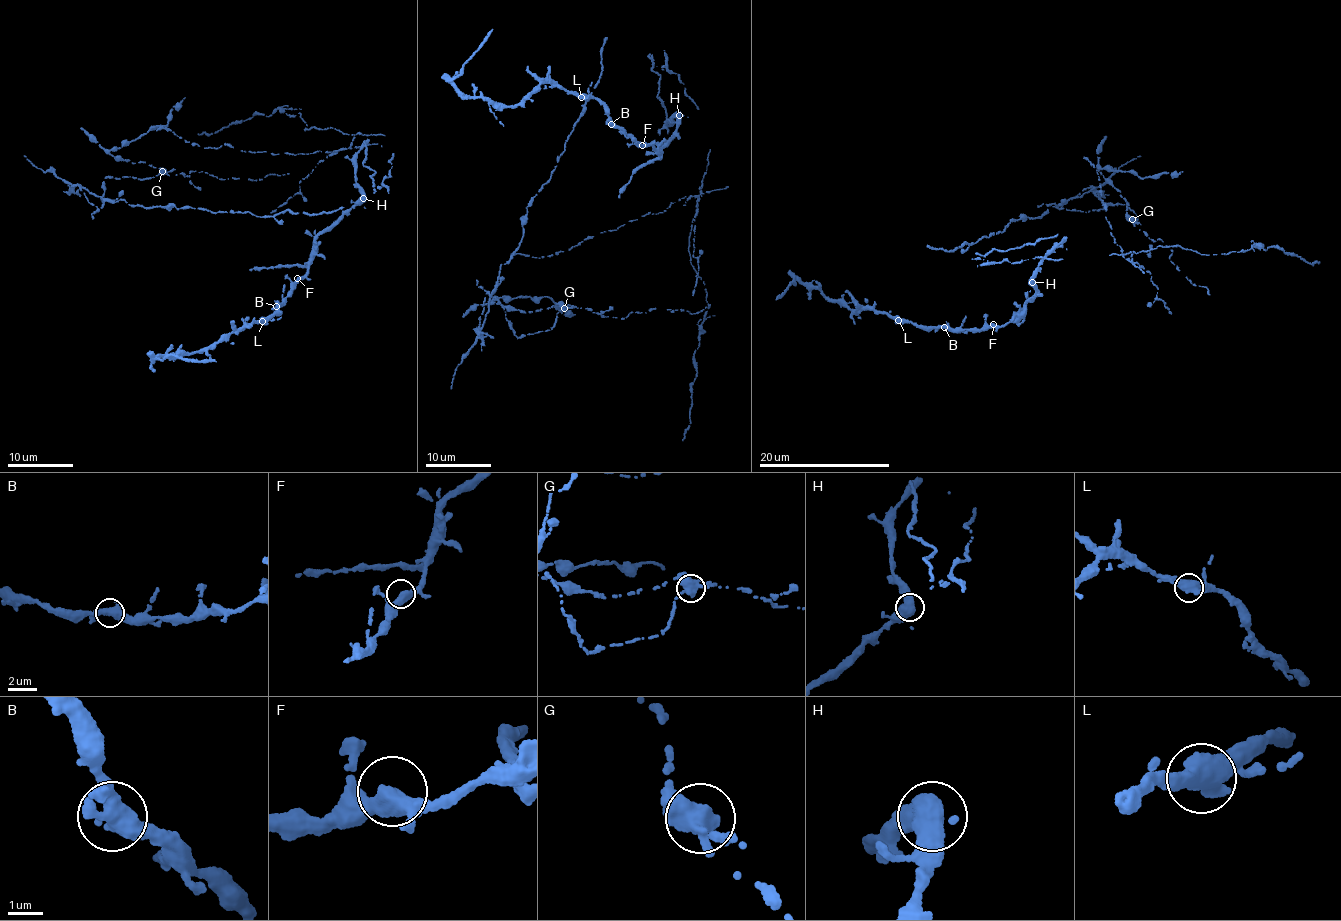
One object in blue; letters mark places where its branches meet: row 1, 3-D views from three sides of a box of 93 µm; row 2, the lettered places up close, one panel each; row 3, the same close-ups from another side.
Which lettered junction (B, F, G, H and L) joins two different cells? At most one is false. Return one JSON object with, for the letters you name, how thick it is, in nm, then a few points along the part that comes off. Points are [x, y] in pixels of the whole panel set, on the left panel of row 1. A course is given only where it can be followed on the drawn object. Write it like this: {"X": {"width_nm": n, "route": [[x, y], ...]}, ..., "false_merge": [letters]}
{"G": {"width_nm": 550}, "false_merge": ["G"]}

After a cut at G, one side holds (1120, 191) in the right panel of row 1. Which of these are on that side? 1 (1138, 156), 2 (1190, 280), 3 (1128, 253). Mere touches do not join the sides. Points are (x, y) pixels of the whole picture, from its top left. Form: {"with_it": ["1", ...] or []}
{"with_it": ["2"]}

